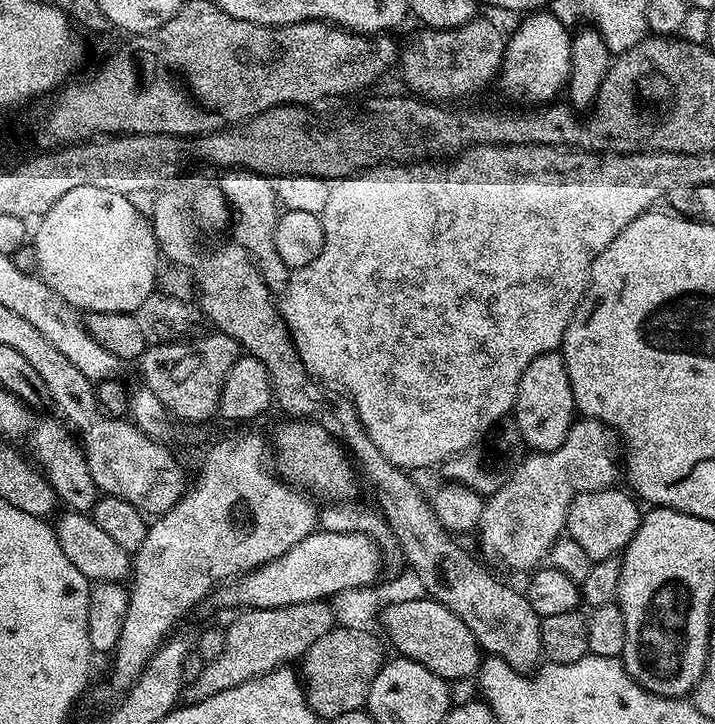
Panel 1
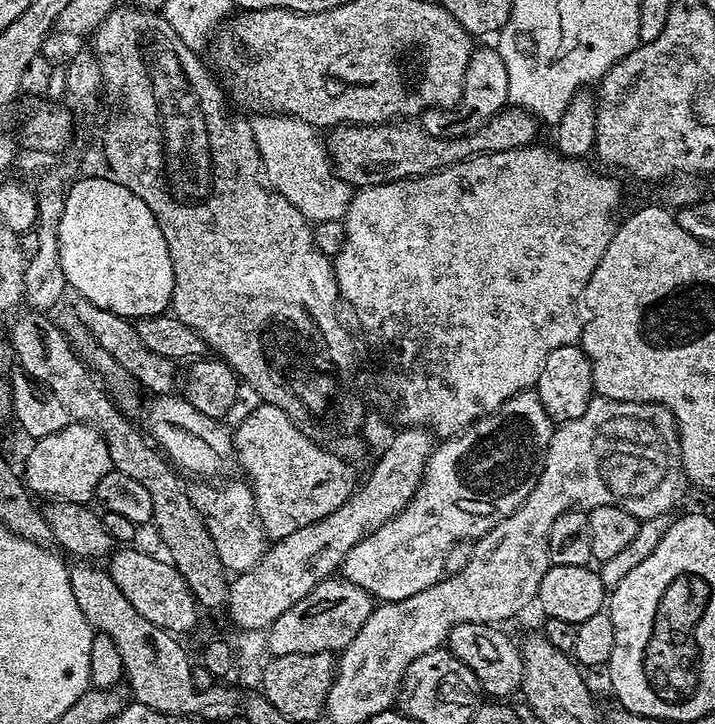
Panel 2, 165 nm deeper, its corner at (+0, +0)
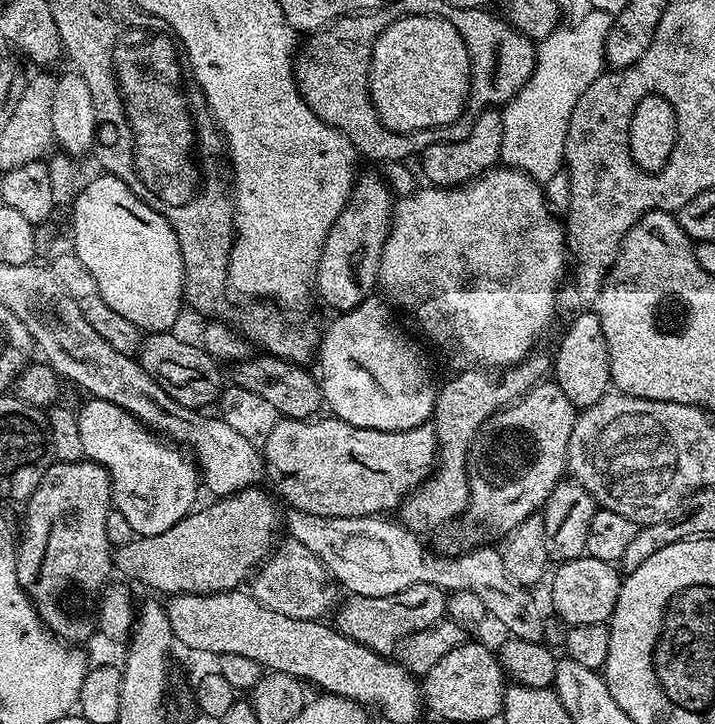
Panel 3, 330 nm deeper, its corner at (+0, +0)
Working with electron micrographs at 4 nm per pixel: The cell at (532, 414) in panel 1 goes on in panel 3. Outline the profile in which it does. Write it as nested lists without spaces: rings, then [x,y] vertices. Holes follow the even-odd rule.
[[[581,310],[571,317],[572,325],[564,332],[556,348],[556,360],[551,361],[550,372],[556,385],[570,398],[578,410],[594,406],[613,387],[610,374],[610,358],[606,350],[606,334],[602,334],[602,322],[595,311]]]

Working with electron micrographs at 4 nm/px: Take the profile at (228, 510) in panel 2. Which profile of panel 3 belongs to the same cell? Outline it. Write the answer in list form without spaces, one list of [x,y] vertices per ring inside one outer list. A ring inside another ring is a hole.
[[[291,538],[277,543],[270,555],[256,568],[251,577],[251,596],[275,613],[286,614],[289,618],[323,621],[337,607],[337,585],[329,575],[324,563],[314,554]]]

